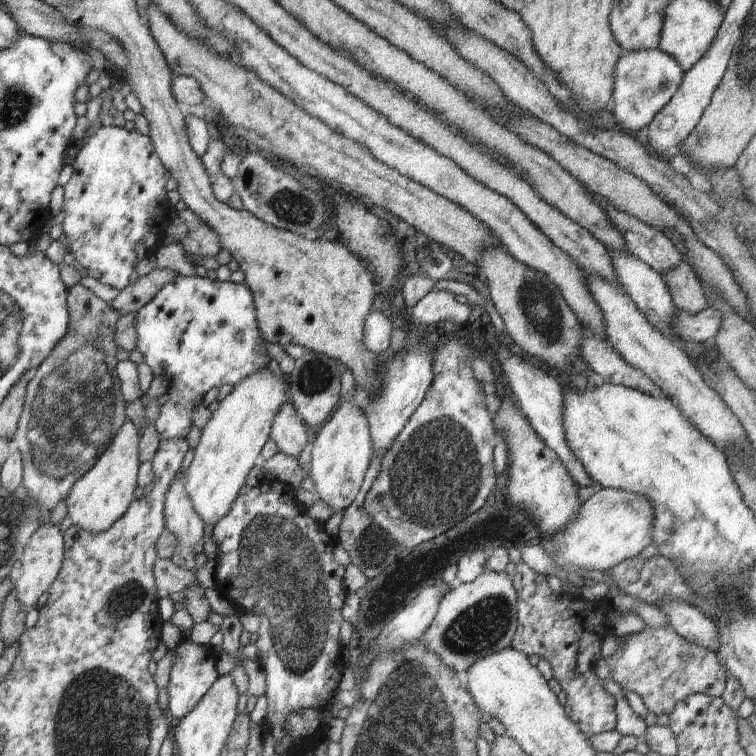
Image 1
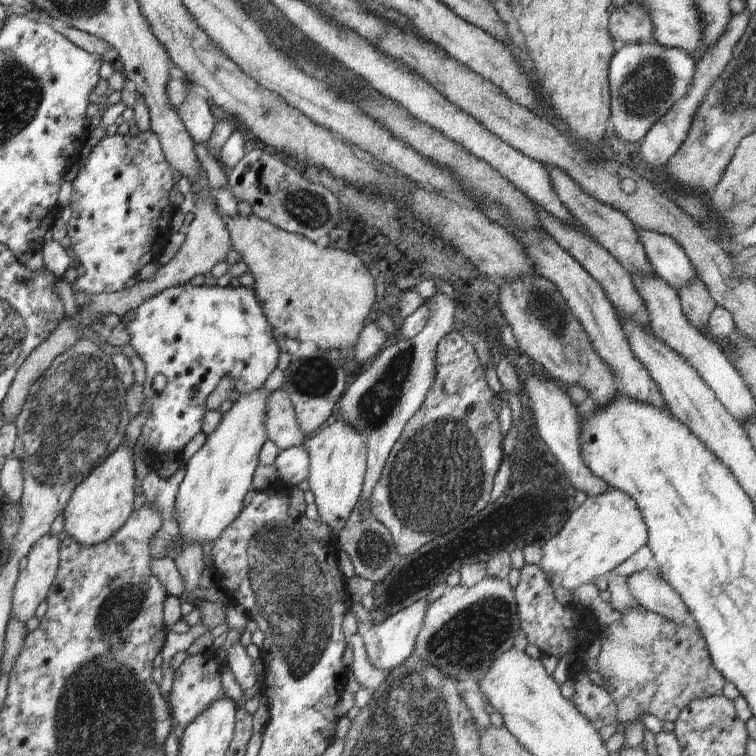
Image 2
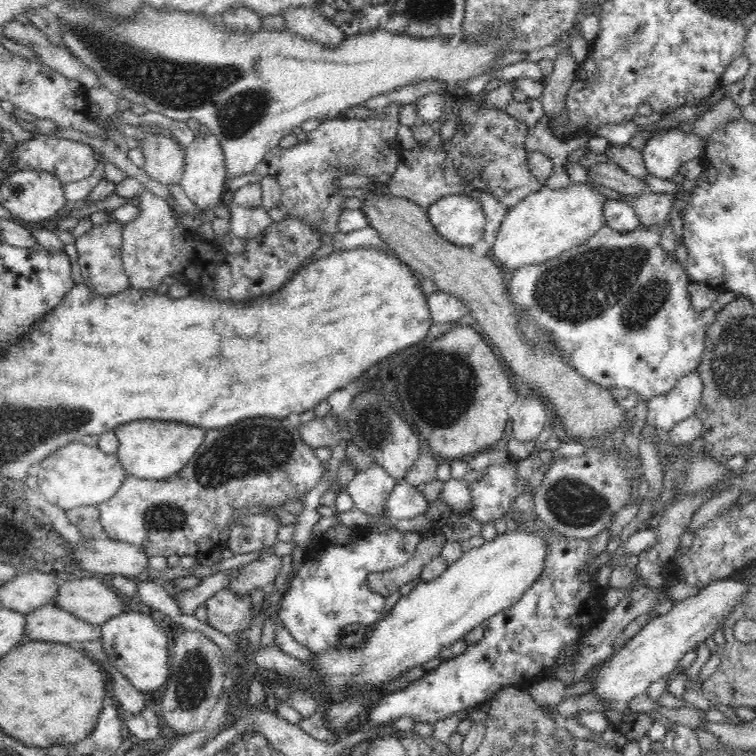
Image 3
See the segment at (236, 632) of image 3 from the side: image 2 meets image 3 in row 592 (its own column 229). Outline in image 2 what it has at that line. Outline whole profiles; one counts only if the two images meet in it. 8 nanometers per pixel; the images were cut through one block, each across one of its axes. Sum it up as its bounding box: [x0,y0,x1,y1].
[222,213,375,356]

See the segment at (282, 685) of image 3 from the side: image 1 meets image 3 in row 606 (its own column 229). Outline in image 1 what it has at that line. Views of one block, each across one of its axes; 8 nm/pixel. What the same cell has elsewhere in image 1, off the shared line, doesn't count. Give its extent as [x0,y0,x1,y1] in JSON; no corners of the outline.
[185,367,289,526]

